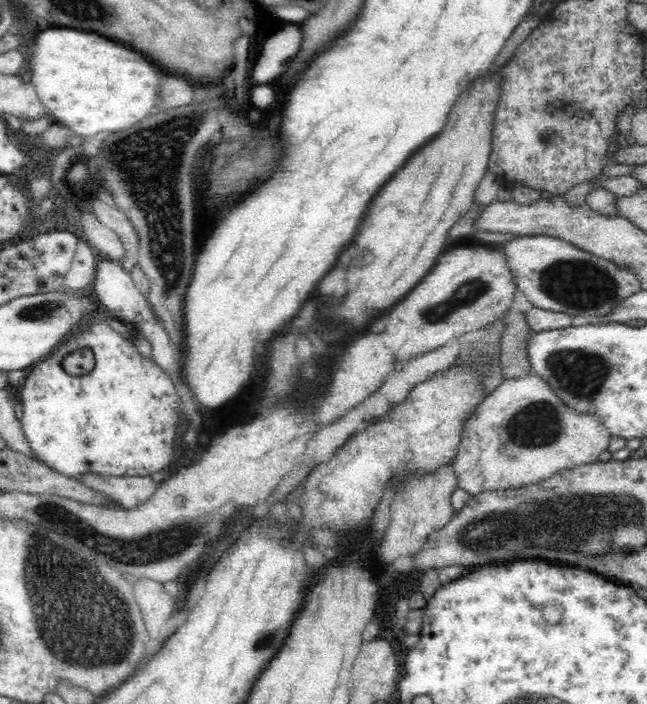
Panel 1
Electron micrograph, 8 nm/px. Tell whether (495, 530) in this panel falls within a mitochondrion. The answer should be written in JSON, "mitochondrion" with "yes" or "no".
{"mitochondrion":"yes"}

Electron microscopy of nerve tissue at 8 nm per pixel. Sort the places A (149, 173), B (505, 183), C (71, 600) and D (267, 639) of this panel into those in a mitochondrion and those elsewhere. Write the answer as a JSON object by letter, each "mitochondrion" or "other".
{"A":"mitochondrion","B":"other","C":"mitochondrion","D":"mitochondrion"}

